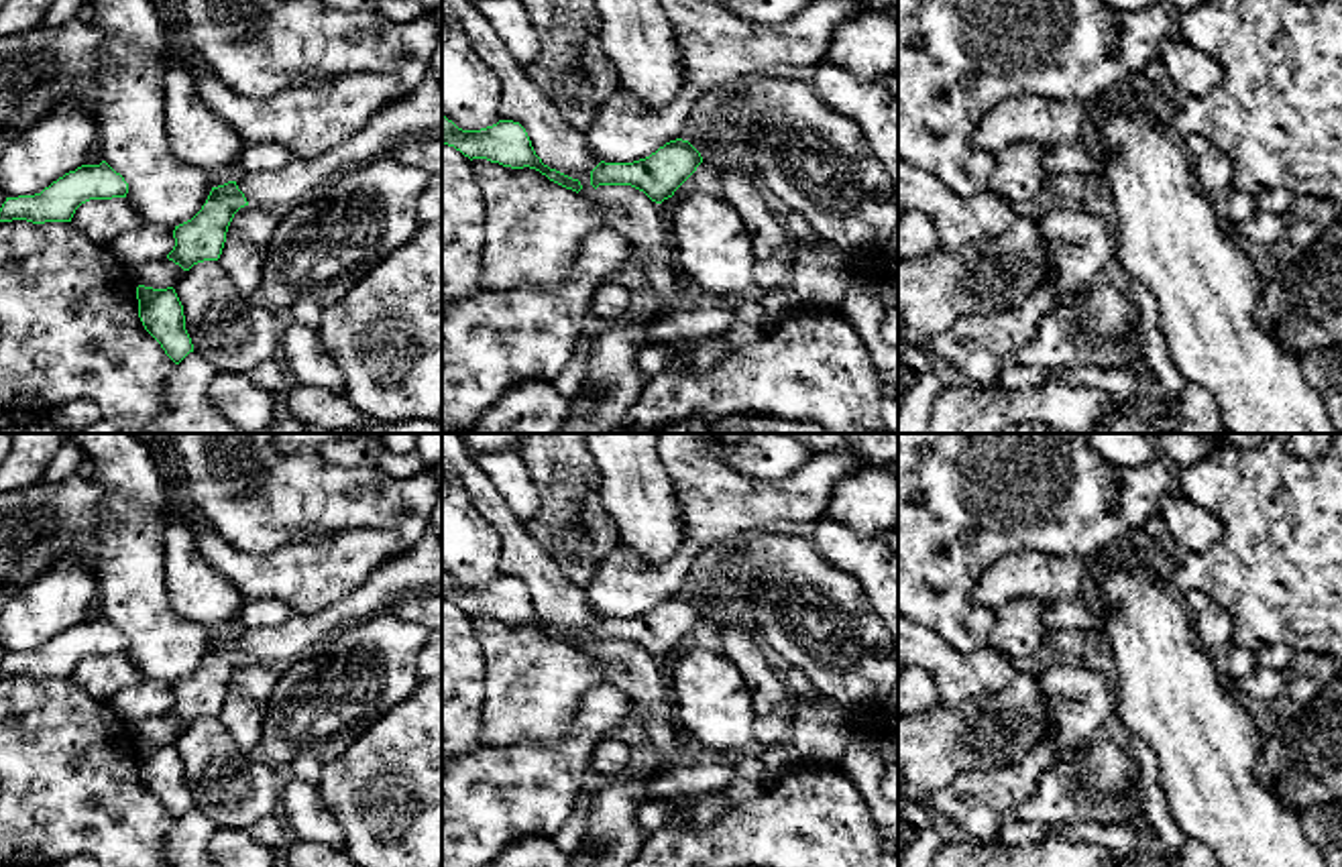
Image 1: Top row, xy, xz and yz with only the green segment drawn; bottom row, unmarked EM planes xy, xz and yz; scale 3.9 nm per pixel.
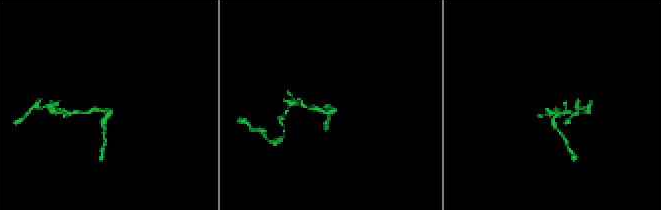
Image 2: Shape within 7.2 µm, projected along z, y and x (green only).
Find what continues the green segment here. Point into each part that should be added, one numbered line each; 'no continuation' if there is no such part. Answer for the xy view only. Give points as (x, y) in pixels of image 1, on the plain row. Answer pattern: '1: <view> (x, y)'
1: xy (418, 566)

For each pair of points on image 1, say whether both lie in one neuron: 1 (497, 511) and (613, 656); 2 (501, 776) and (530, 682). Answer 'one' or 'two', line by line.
1: one
2: two

